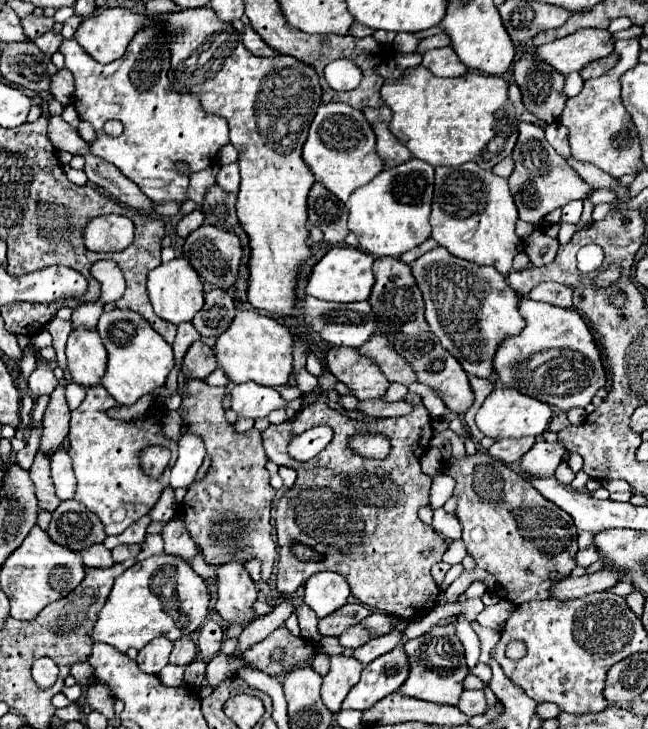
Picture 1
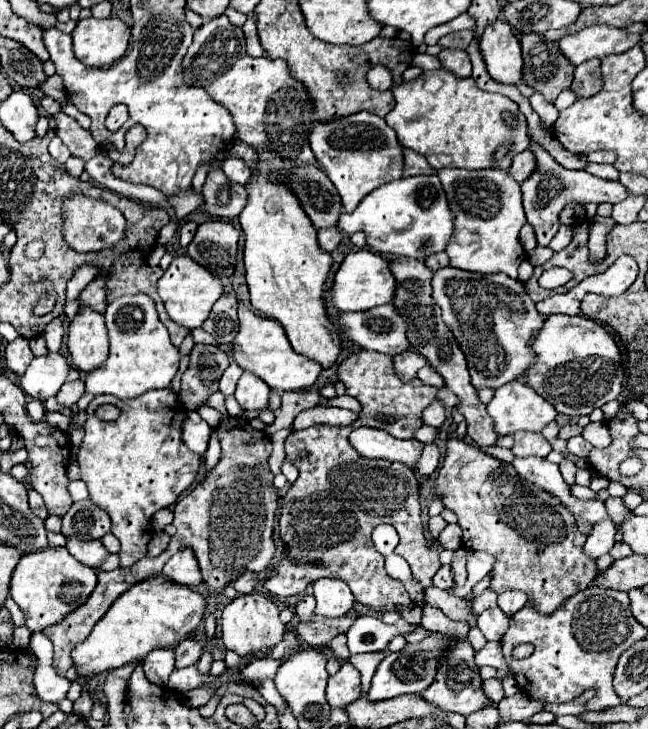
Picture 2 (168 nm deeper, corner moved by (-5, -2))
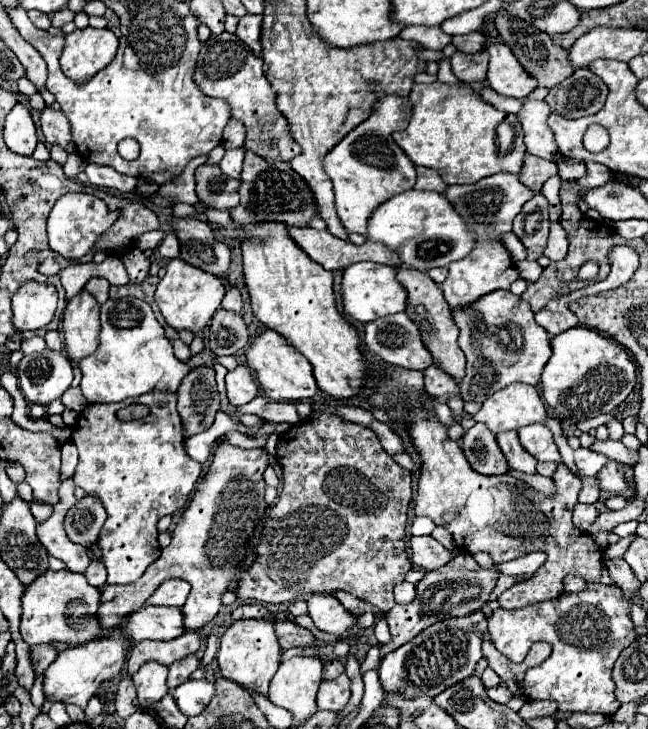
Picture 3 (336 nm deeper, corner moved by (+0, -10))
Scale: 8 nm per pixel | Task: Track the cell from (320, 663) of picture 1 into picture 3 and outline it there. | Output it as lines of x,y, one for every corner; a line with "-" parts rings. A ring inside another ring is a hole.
326,660
326,664
324,664
324,678
326,680
334,680
334,678
338,678
340,674
344,672
344,664
340,662
340,660

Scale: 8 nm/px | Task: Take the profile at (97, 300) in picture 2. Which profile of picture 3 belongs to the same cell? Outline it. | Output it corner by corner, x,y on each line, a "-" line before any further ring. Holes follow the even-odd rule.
90,278
86,282
86,286
84,286
84,290
88,294
92,294
98,304
104,304
108,300
108,288
110,288
110,284
104,278

